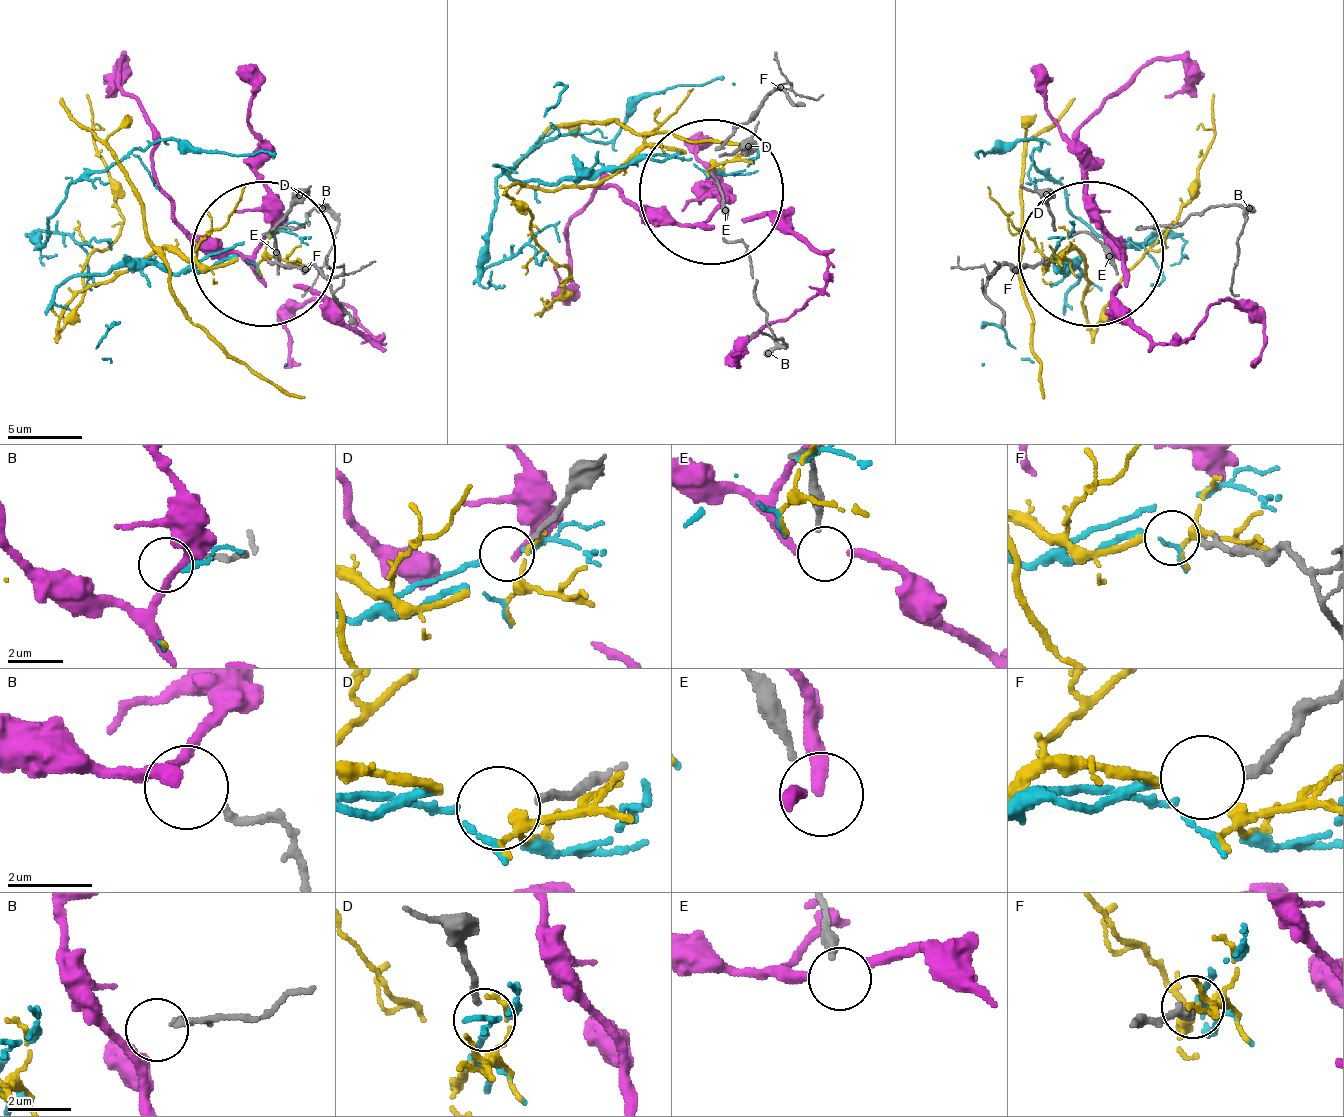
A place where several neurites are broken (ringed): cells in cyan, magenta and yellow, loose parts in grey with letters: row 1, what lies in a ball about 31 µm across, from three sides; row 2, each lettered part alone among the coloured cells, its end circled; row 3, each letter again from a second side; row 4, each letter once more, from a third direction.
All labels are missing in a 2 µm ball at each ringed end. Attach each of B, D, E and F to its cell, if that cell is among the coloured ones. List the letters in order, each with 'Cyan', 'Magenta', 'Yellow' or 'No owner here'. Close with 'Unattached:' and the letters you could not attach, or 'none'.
B: No owner here
D: No owner here
E: Magenta
F: Yellow
Unattached: B, D

